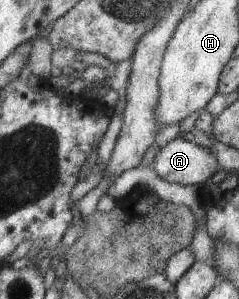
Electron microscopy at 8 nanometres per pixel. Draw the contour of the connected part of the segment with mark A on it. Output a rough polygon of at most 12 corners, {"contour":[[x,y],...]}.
{"contour":[[178,136],[158,148],[159,178],[204,186],[220,170],[210,150]]}

